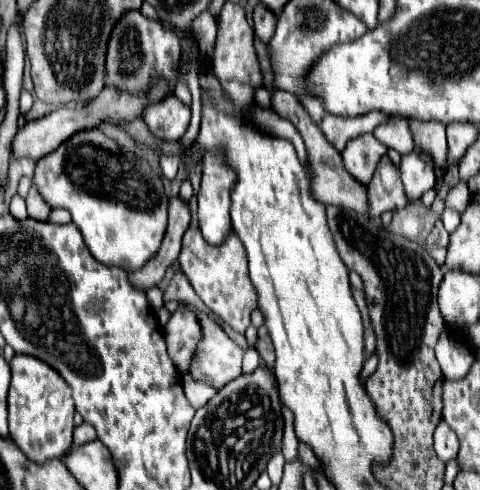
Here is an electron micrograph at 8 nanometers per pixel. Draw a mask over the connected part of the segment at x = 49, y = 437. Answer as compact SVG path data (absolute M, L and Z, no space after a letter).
M17 354L11 362L11 386L9 386L9 434L19 450L33 462L43 464L47 460L63 460L73 448L73 416L75 406L71 400L71 388L67 382L51 370L45 362Z

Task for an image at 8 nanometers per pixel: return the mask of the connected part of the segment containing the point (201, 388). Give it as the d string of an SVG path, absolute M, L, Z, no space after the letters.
M189 374L183 376L183 384L185 384L185 396L187 396L189 404L191 404L195 410L201 408L211 396L217 394L215 388L211 388L211 386L207 386L207 384L203 384L203 382L193 380Z

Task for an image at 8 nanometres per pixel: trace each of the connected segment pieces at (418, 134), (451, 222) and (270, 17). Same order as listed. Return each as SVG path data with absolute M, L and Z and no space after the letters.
M409 120L415 146L431 152L437 166L445 164L447 158L447 138L445 138L445 126L439 122L419 122Z
M447 208L447 210L443 212L443 218L441 218L441 220L443 220L443 224L445 224L445 230L451 234L451 232L461 224L461 214Z
M257 4L253 10L253 30L259 36L259 40L267 44L275 32L275 24L277 16L271 10L267 10L263 4Z

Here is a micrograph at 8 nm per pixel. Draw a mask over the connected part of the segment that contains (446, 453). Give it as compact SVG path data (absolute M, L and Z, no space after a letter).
M441 422L435 430L435 452L437 452L439 460L443 460L443 462L453 460L459 452L457 434L445 422Z

